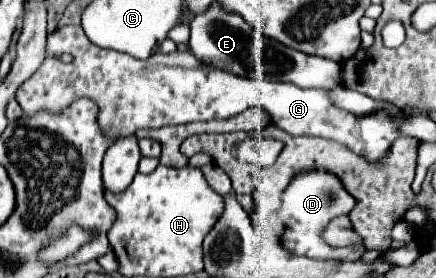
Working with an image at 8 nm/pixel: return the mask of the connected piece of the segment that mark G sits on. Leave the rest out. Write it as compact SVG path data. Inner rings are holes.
M68 25L60 27L54 33L48 35L48 59L42 63L42 67L28 79L24 81L18 91L16 91L16 101L24 109L26 115L34 115L40 109L46 111L60 111L68 107L74 99L80 97L90 97L98 103L100 107L100 125L104 131L112 137L122 137L122 135L134 135L136 129L140 127L164 127L164 125L180 125L180 123L192 123L192 121L210 121L210 119L228 119L232 115L238 115L250 107L262 107L270 121L284 129L290 135L310 135L310 137L322 137L336 141L356 155L364 157L366 161L376 161L382 159L392 141L398 137L396 127L392 127L392 121L384 113L376 113L372 117L354 117L348 115L346 111L340 111L328 103L328 97L324 89L300 89L292 83L276 83L276 81L264 81L264 79L248 79L248 77L238 77L232 75L224 69L216 69L212 65L200 63L194 59L192 53L188 51L174 51L174 53L154 53L148 59L132 59L130 55L118 53L118 51L108 51L92 45L88 37L84 35L82 27L78 25ZM58 53L70 53L74 55L74 61L70 65L64 65L56 59Z

